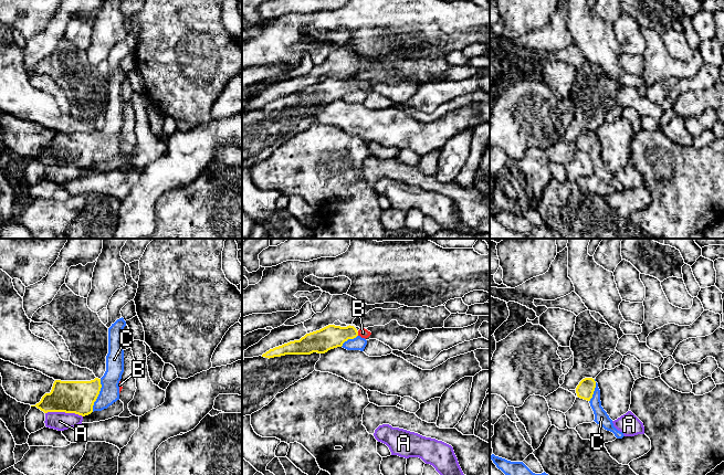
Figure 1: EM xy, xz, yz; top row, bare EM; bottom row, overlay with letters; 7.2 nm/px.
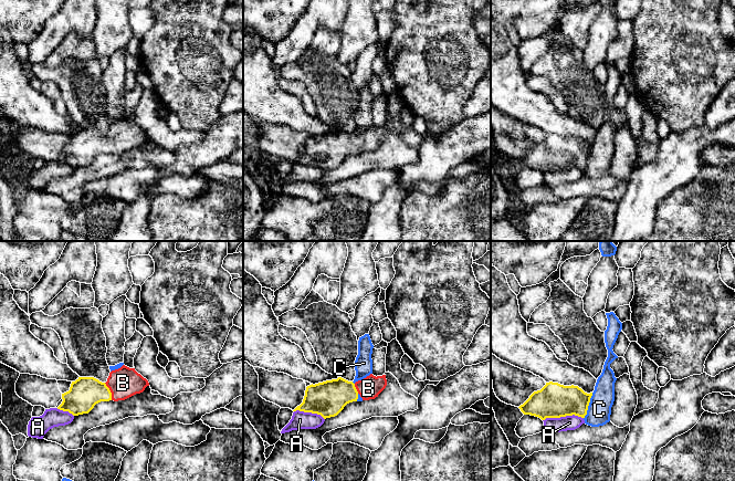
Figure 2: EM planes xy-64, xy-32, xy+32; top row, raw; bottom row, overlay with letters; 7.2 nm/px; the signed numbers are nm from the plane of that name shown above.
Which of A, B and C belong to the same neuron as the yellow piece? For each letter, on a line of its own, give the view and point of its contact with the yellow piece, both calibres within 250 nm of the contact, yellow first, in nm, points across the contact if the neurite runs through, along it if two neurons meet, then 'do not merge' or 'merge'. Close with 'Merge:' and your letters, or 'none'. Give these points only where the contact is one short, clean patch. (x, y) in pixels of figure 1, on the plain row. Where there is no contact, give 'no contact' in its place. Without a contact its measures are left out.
A: xy (64, 164) | 240/140 nm | along xy (45, 165), (74, 165), (82, 169) | do not merge
B: xz (357, 86) | 170/70 nm | across xz (329, 90), (342, 86), (357, 86), (363, 85) | merge
C: xy (97, 148) | 240/140 nm | along xy (101, 132), (101, 143), (92, 164) | do not merge
Merge: B

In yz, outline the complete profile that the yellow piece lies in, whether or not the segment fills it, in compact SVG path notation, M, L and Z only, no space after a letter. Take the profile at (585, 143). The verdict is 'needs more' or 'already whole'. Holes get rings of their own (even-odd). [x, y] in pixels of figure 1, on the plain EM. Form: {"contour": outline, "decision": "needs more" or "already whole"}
{"contour": "M592 130L583 131L576 140L577 149L587 154L592 150L596 140L596 134Z", "decision": "already whole"}

